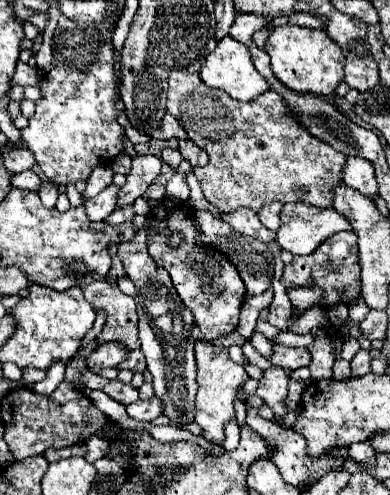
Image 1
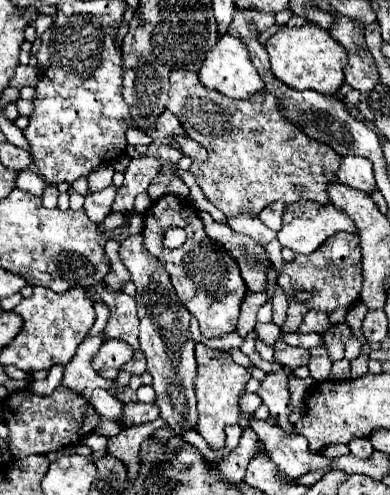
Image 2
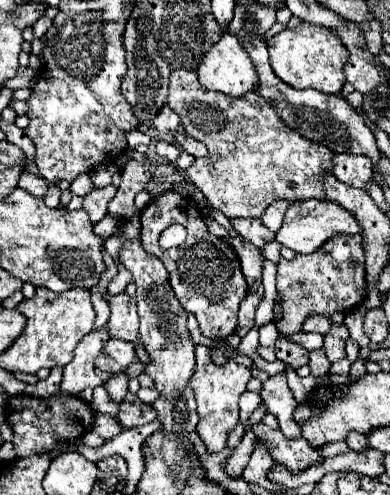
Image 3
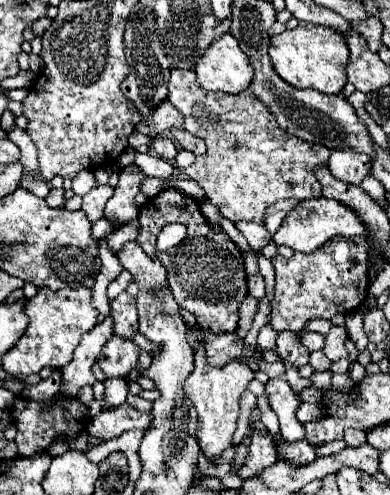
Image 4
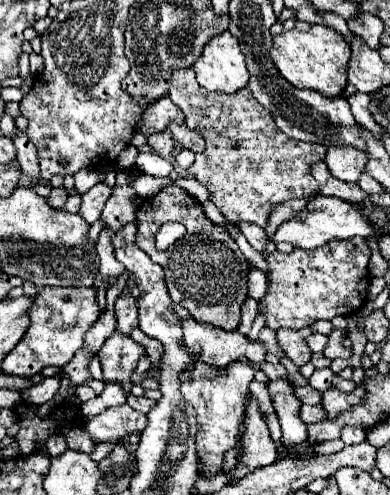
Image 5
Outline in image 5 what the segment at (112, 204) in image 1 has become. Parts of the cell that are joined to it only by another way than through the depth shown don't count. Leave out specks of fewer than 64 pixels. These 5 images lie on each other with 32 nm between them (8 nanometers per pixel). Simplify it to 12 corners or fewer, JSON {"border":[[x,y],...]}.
{"border":[[106,184],[82,194],[80,216],[94,224],[112,194]]}

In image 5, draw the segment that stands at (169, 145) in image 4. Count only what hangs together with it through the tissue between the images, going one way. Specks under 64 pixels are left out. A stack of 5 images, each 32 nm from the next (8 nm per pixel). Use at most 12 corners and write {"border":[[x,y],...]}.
{"border":[[168,132],[148,136],[150,148],[160,156],[170,156],[174,148]]}

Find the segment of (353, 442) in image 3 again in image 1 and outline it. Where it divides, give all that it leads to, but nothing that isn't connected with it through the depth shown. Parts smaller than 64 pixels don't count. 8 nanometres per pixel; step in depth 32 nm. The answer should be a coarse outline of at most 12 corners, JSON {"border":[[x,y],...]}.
{"border":[[368,440],[348,448],[354,460],[374,464],[374,448]]}

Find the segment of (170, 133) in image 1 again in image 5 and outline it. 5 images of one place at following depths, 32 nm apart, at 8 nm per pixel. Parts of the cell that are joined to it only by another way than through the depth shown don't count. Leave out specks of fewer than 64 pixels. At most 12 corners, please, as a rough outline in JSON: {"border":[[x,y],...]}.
{"border":[[170,96],[152,102],[140,118],[142,134],[166,130],[184,114]]}

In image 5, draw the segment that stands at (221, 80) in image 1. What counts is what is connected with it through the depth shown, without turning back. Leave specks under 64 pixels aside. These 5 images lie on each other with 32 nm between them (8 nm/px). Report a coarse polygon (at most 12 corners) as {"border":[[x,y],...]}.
{"border":[[226,30],[192,66],[206,90],[238,92],[248,70]]}

